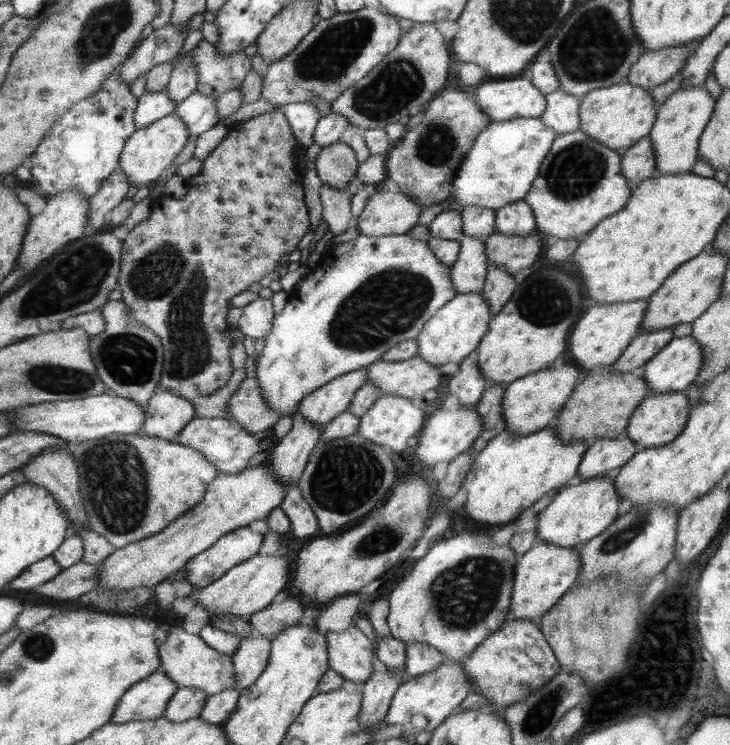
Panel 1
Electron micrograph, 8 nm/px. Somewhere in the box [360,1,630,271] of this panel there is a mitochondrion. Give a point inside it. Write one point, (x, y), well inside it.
(599, 59)

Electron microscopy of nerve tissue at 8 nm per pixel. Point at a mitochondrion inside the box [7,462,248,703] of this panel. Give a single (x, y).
(41, 647)

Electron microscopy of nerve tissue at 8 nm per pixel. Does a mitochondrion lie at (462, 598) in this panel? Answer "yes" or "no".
yes

